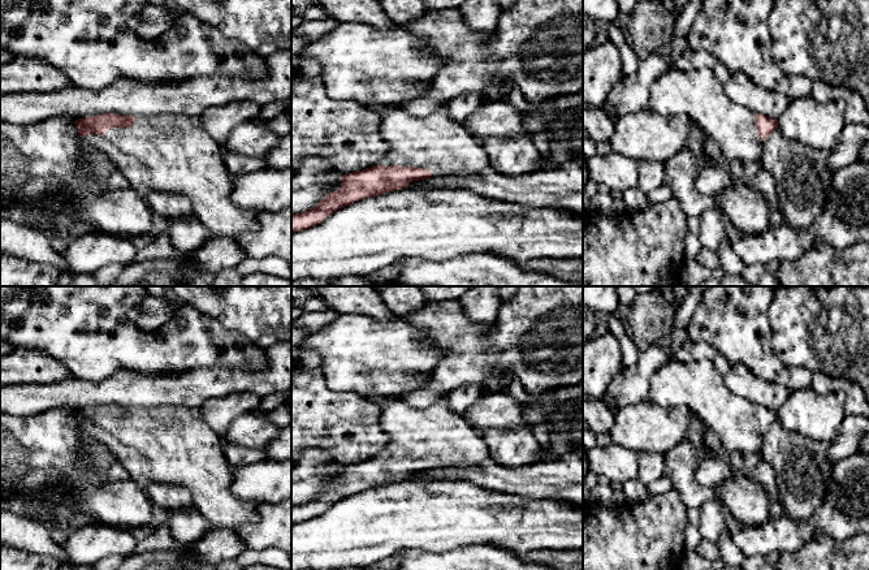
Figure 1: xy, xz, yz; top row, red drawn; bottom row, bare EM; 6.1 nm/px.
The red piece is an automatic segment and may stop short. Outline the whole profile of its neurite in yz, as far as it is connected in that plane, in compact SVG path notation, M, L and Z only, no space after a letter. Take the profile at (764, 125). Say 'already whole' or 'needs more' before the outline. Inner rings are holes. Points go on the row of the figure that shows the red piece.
needs more; M673 68L649 90L648 108L662 115L687 115L719 146L735 170L760 161L764 141L778 128L777 120L734 104L713 69Z

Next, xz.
needs more; M402 104L384 105L375 109L380 115L380 133L388 143L389 151L377 165L343 174L341 189L327 194L311 210L291 215L291 233L323 223L334 211L345 206L366 198L406 189L410 182L427 180L433 173L457 177L463 173L479 173L489 167L489 156L481 141L450 117L448 105L440 105L434 112L420 117L410 115Z

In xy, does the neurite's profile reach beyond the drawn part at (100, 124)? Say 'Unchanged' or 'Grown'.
Grown

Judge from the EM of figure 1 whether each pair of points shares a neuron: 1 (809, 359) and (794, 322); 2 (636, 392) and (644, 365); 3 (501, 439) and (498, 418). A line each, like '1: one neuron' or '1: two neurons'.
1: one neuron
2: one neuron
3: two neurons

